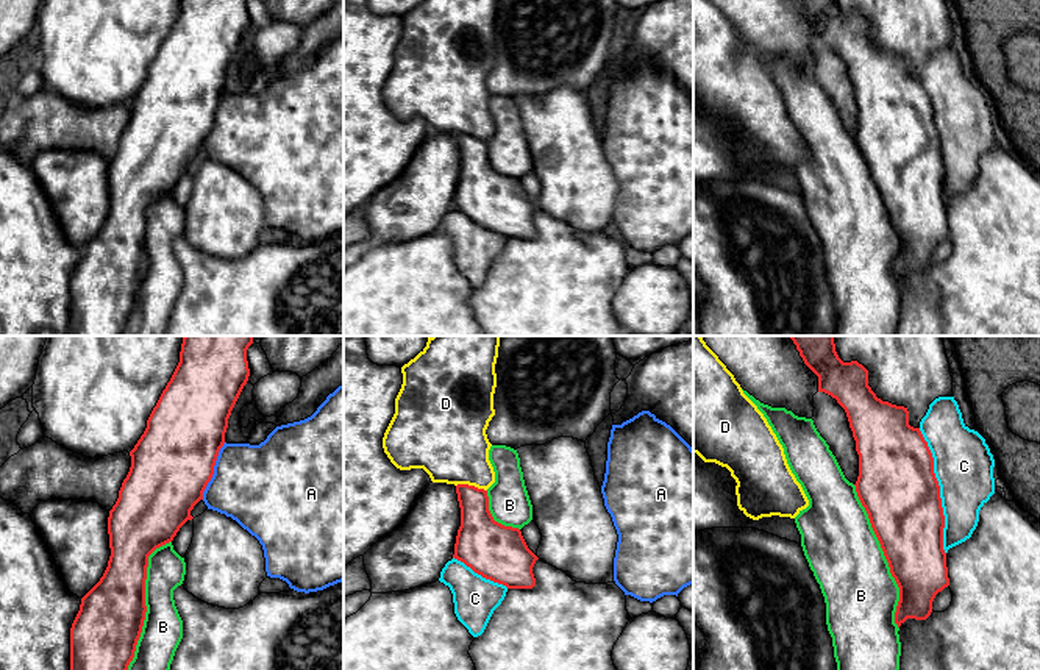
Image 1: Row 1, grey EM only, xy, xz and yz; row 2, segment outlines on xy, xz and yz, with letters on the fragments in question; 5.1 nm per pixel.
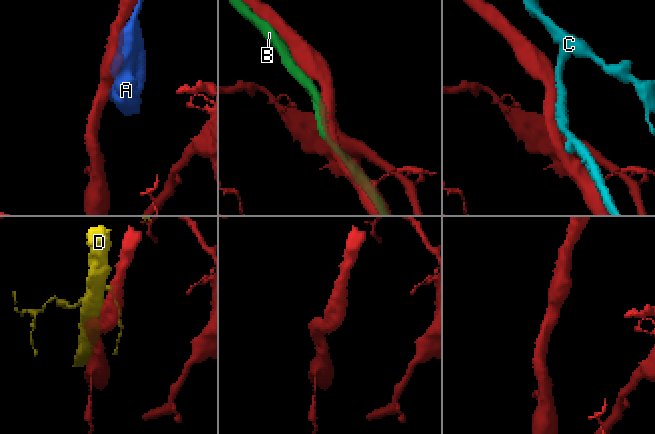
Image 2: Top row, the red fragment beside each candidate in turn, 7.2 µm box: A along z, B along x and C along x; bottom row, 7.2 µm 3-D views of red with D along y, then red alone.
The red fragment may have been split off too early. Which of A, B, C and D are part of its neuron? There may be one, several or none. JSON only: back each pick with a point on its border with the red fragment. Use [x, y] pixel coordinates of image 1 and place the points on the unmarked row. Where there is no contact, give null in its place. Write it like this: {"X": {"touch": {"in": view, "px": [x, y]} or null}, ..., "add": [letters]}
{"B": {"touch": {"in": "xy", "px": [146, 260]}}, "add": ["B"]}

